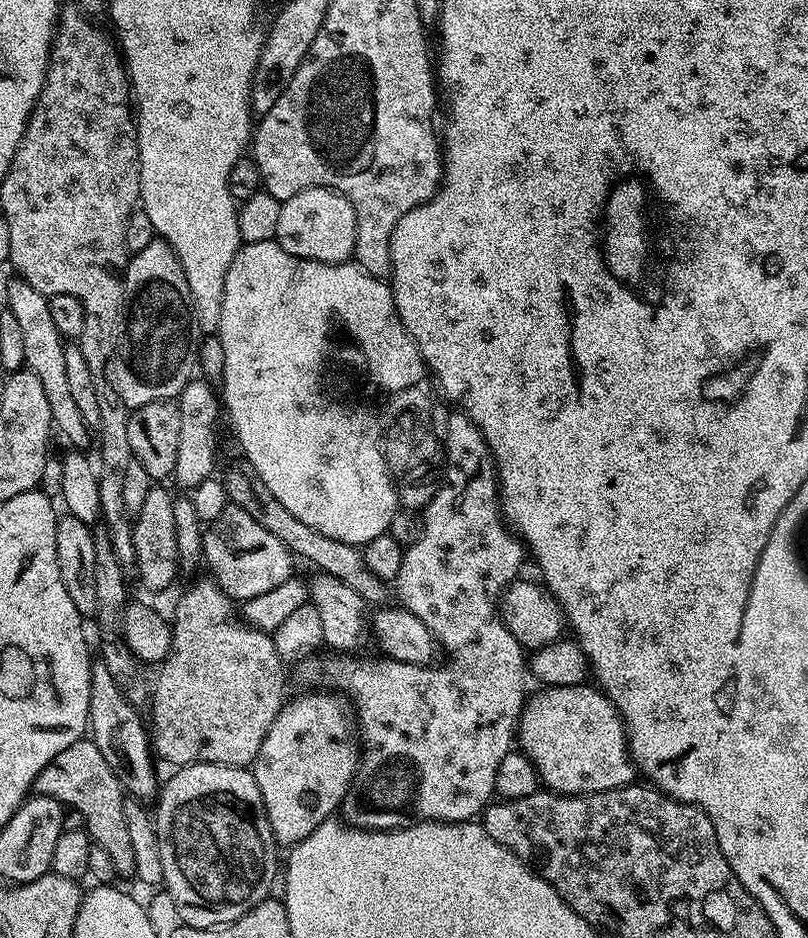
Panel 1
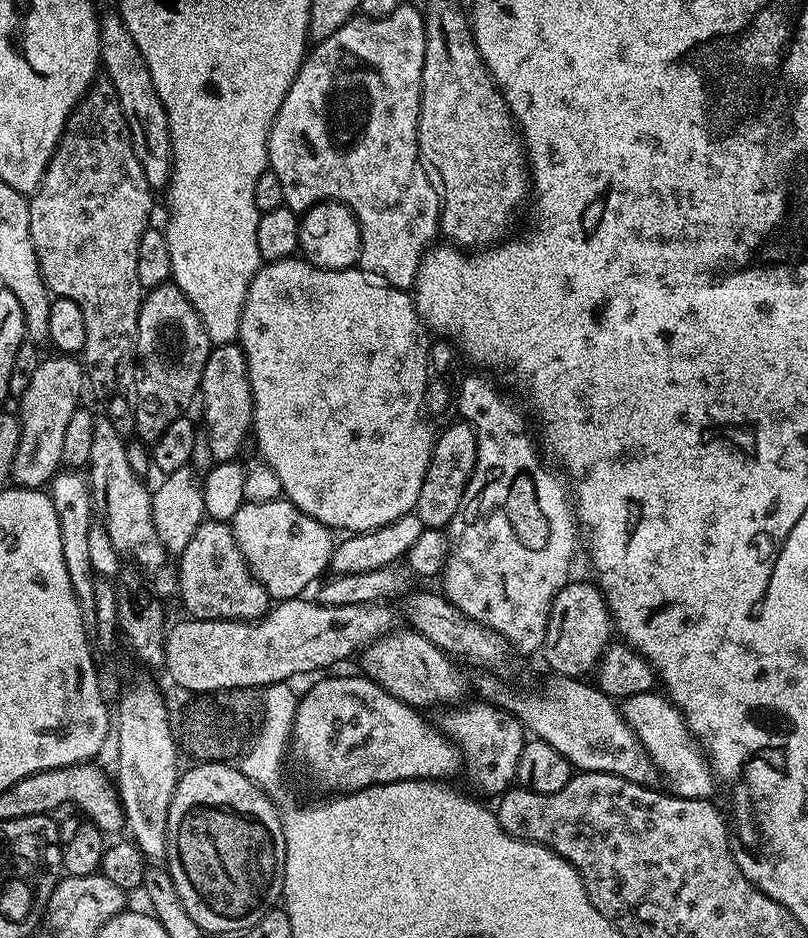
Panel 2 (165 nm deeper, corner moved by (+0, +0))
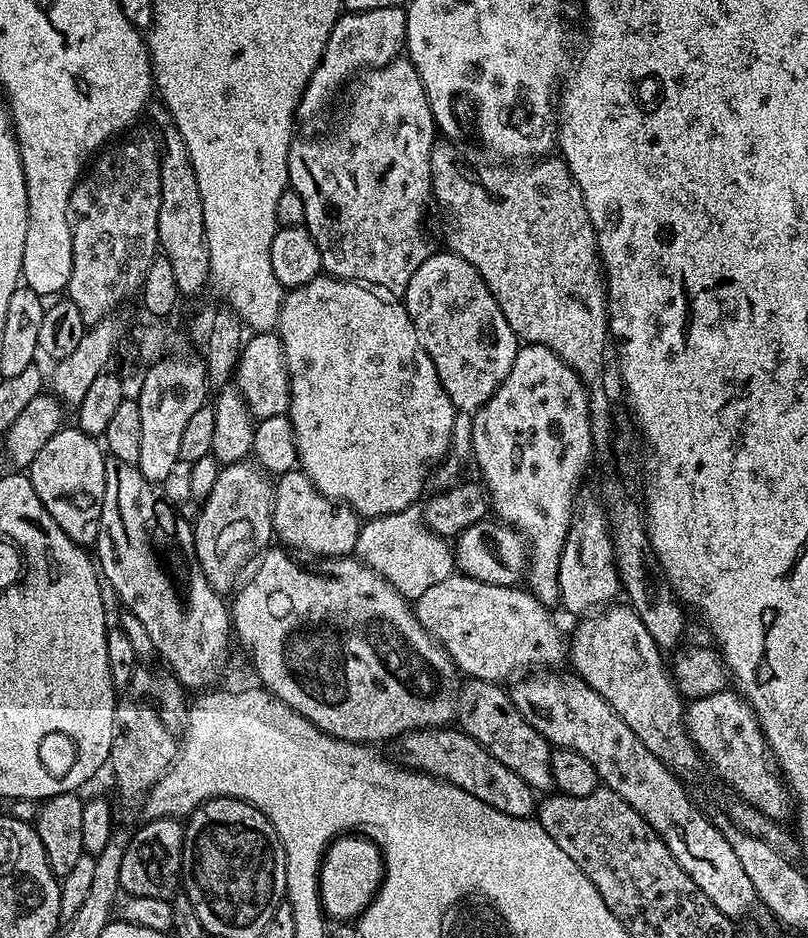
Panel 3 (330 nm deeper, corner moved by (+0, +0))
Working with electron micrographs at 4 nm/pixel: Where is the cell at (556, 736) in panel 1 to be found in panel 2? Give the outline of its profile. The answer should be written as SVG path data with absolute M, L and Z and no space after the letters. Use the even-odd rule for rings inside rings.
M653 690L623 697L622 713L630 730L634 730L634 734L655 762L657 773L669 784L667 787L671 795L687 800L706 800L713 795L714 773L700 745L696 743L695 736L688 729L684 713L673 706L667 695Z

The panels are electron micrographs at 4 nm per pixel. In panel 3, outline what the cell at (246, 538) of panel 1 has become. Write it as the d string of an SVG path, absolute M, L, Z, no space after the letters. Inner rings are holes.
M303 470L287 472L275 481L272 494L272 531L275 539L285 549L297 548L312 556L348 558L355 553L361 525L361 517L356 515L349 504L331 500L321 494Z

